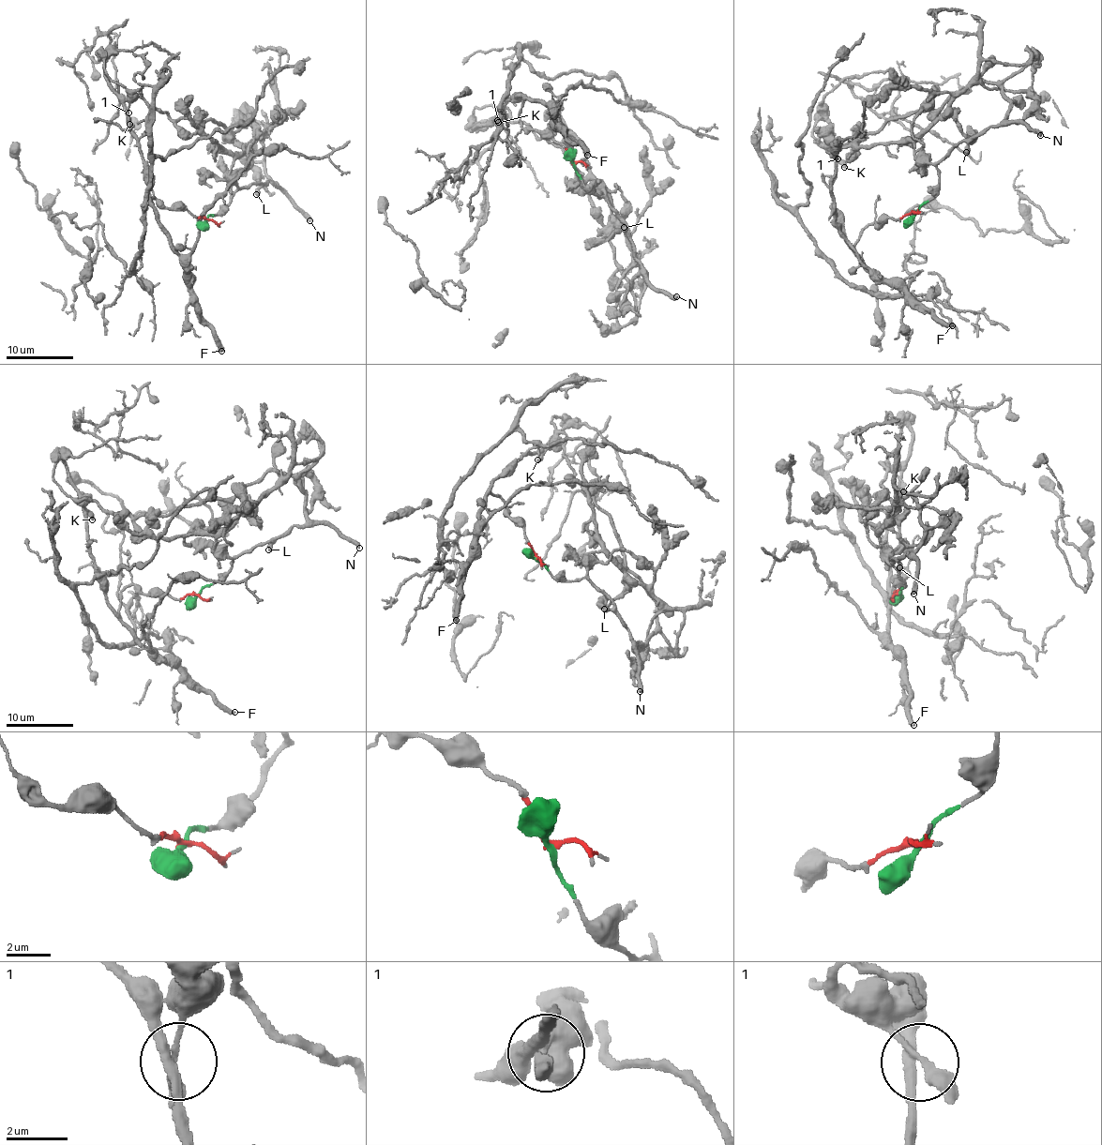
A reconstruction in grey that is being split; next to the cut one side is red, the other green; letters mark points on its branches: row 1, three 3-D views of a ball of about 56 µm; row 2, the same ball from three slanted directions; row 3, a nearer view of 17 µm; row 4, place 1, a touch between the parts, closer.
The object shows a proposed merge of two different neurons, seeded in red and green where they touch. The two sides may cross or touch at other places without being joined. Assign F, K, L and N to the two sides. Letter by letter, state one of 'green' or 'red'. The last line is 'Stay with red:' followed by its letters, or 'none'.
F: red
K: green
L: green
N: green
Stay with red: F

